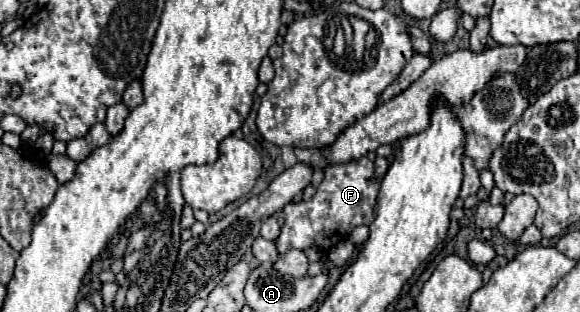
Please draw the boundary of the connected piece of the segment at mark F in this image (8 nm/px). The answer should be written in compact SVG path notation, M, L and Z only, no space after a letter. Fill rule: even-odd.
M367 156L343 164L331 164L325 170L325 178L311 200L301 200L283 208L285 224L281 228L281 236L277 238L277 252L285 254L291 248L305 250L309 244L325 250L333 248L335 244L345 240L355 226L373 222L377 192L379 180L375 178L373 162Z

